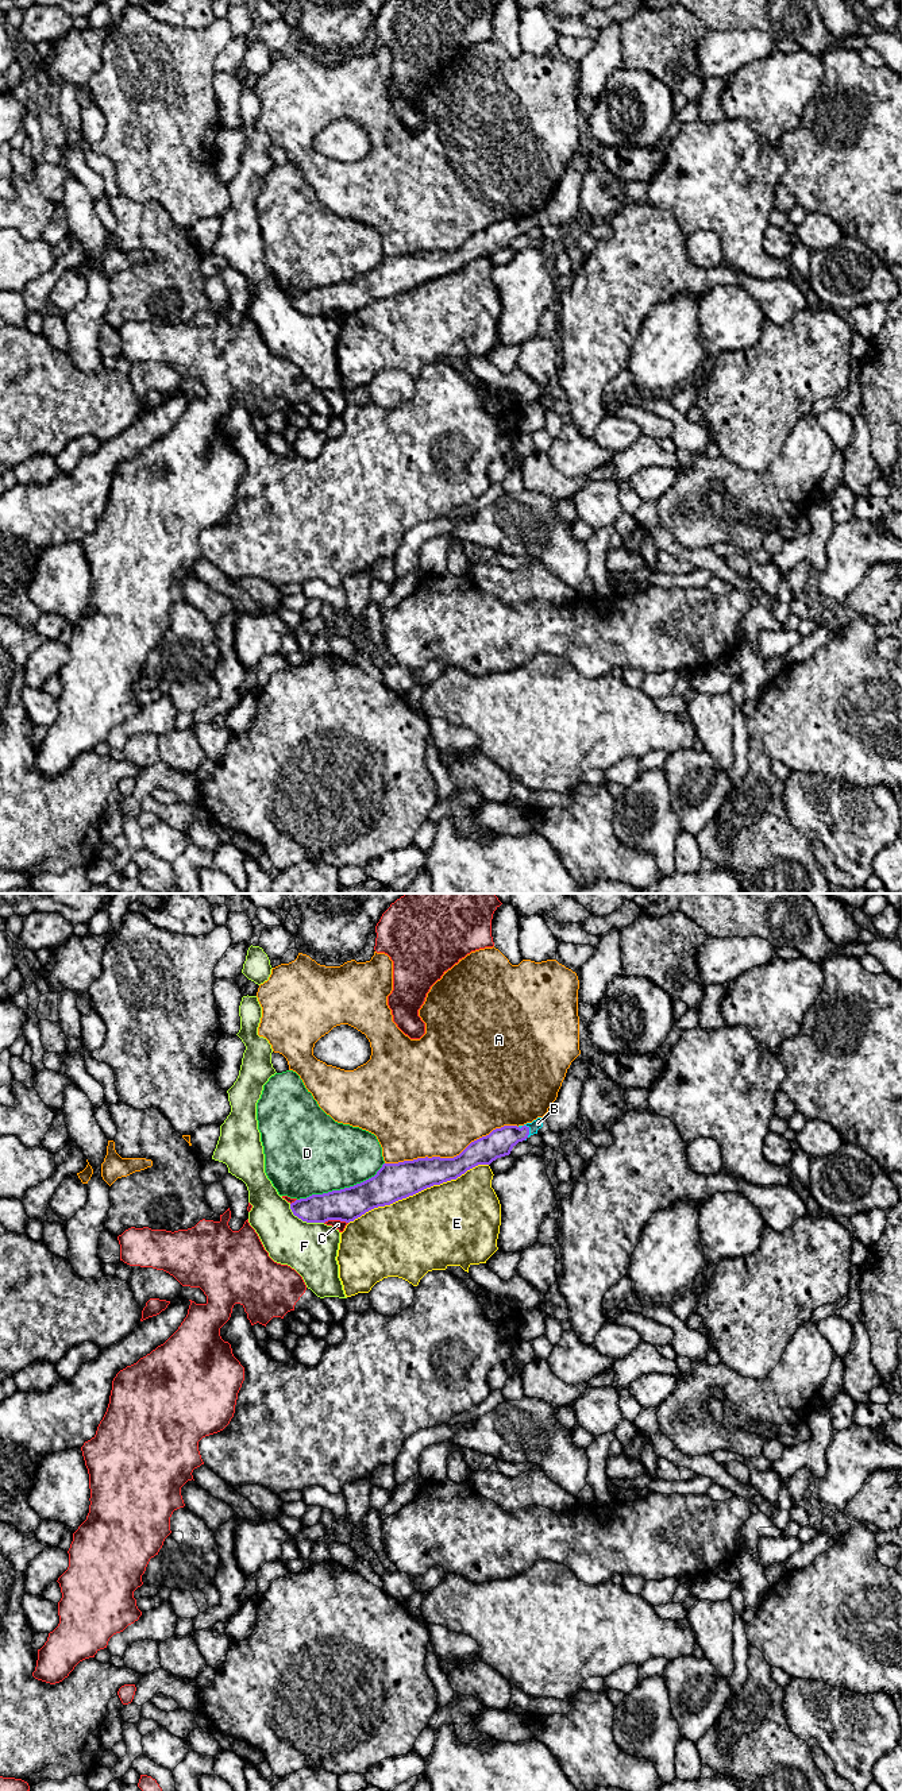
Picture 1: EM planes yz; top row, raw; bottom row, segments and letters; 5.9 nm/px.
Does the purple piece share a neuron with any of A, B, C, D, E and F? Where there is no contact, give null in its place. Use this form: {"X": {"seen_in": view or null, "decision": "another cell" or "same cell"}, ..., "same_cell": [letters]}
{"A": {"seen_in": "yz", "decision": "another cell"}, "B": {"seen_in": "yz", "decision": "same cell"}, "C": {"seen_in": "yz", "decision": "another cell"}, "D": {"seen_in": "yz", "decision": "another cell"}, "E": {"seen_in": "yz", "decision": "another cell"}, "F": {"seen_in": "yz", "decision": "another cell"}, "same_cell": ["B"]}

